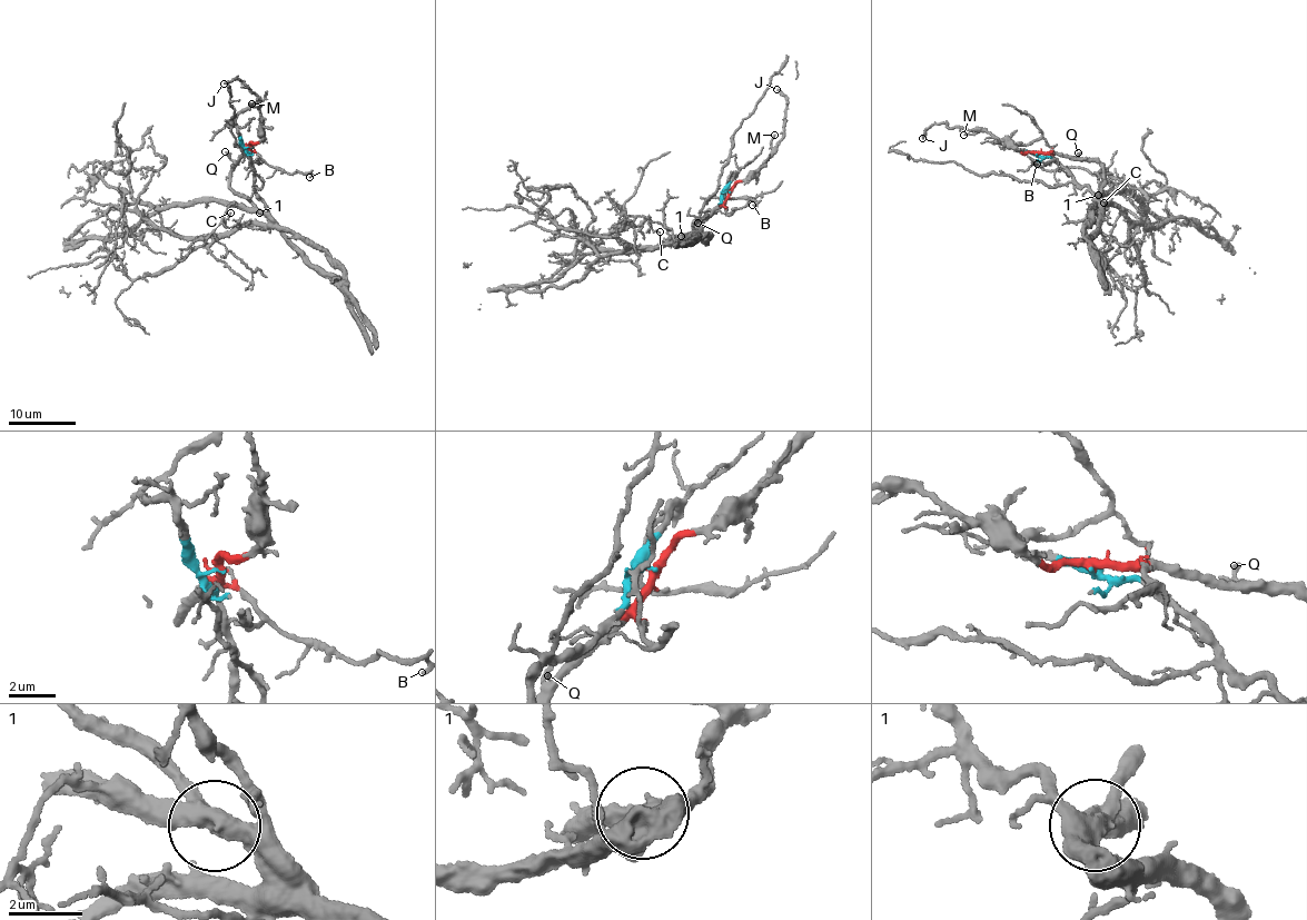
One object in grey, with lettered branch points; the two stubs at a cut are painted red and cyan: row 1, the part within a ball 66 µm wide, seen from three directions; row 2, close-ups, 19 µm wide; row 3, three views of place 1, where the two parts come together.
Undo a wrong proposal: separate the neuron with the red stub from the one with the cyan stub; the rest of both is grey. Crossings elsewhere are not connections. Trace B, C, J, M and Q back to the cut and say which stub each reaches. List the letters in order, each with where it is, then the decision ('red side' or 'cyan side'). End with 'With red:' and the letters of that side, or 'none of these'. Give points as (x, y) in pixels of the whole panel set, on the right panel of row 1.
B: place (1037, 164); red side
C: place (1103, 203); cyan side
J: place (922, 138); red side
M: place (963, 135); red side
Q: place (1078, 152); red side
With red: B, J, M, Q

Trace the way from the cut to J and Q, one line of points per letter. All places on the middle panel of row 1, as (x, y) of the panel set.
J: (729, 190), (769, 158), (783, 136), (788, 106), (785, 97), (776, 89)
Q: (729, 190), (723, 201), (699, 223)

